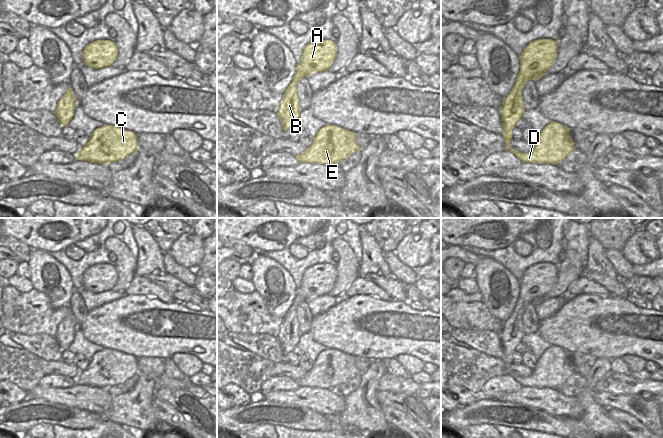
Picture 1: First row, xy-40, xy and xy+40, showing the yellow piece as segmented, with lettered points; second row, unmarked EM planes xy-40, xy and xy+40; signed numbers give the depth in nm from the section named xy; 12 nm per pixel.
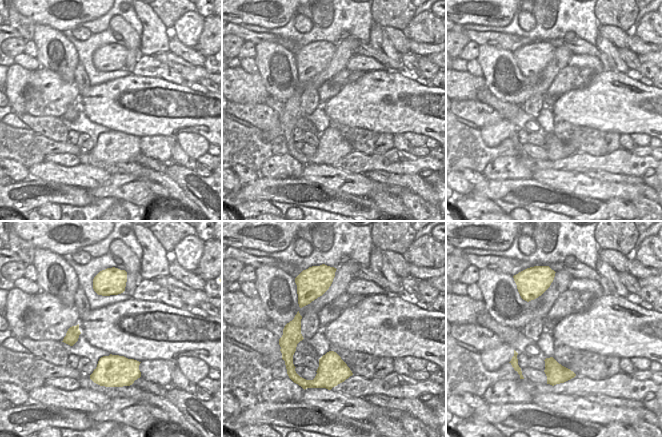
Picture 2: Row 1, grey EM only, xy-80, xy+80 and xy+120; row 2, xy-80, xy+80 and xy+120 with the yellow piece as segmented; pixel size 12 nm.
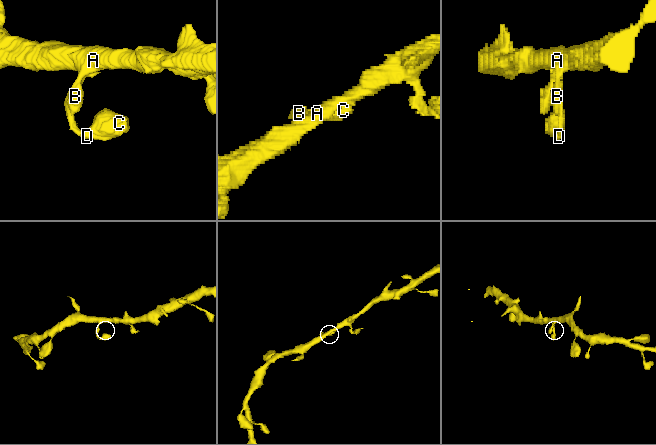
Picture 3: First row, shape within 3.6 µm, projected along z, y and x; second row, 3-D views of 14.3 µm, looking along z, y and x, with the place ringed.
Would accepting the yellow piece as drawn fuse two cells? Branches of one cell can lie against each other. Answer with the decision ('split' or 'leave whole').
leave whole

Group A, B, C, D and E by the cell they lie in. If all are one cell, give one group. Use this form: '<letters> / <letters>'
A B C D E

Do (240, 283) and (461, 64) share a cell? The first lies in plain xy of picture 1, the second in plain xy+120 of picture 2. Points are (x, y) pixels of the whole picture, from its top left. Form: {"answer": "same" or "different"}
{"answer": "different"}

